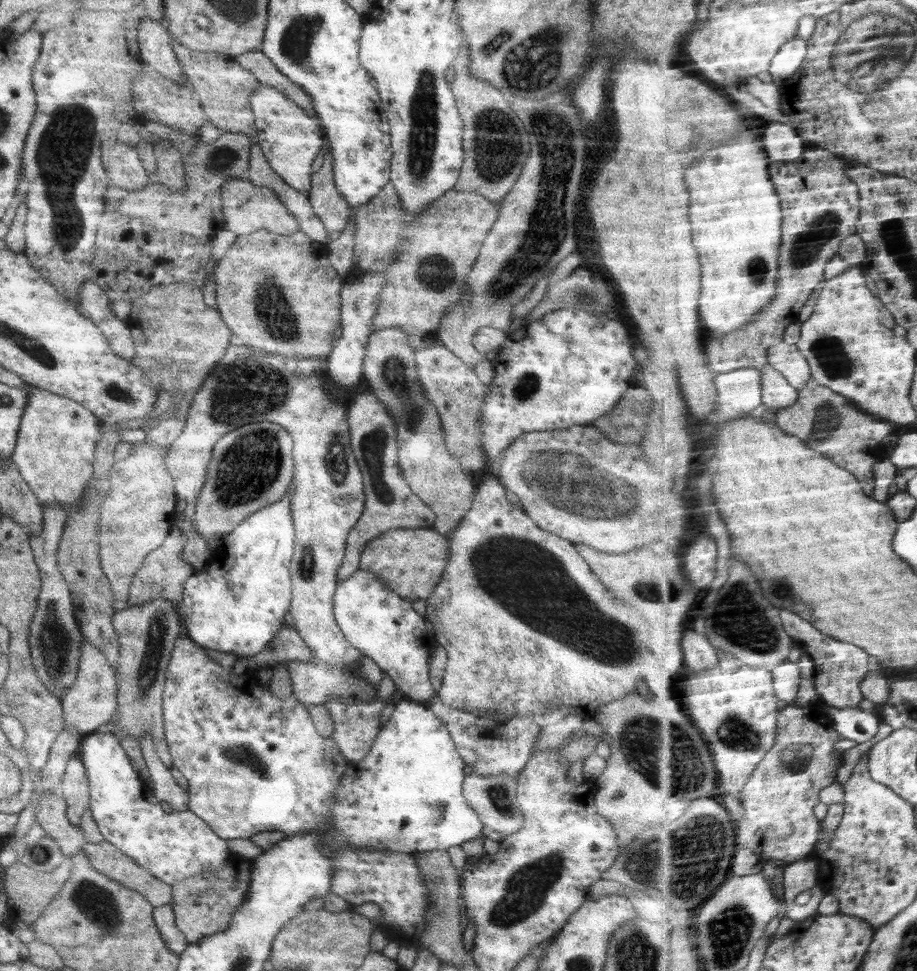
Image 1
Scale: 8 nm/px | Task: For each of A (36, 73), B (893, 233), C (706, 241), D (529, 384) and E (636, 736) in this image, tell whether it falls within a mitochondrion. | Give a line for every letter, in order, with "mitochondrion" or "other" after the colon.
A: other
B: mitochondrion
C: other
D: mitochondrion
E: mitochondrion

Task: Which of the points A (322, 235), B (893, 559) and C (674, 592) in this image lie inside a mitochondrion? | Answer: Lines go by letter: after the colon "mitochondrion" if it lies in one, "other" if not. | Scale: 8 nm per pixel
A: other
B: other
C: other

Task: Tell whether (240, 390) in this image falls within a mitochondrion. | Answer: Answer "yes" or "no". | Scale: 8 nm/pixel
yes

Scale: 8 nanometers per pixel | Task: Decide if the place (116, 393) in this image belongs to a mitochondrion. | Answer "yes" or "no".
yes

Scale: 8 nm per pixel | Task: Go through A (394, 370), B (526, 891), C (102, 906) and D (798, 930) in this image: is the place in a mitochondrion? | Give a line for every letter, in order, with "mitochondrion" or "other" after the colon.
A: mitochondrion
B: mitochondrion
C: mitochondrion
D: other

